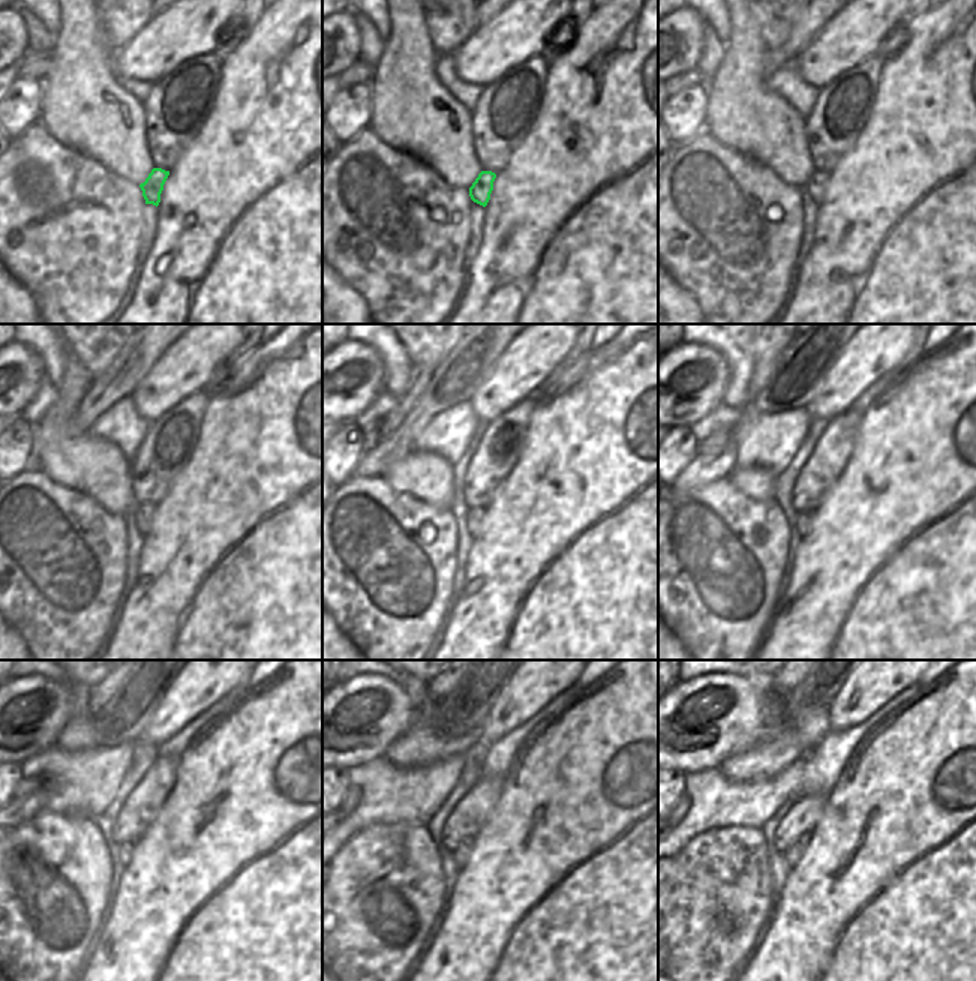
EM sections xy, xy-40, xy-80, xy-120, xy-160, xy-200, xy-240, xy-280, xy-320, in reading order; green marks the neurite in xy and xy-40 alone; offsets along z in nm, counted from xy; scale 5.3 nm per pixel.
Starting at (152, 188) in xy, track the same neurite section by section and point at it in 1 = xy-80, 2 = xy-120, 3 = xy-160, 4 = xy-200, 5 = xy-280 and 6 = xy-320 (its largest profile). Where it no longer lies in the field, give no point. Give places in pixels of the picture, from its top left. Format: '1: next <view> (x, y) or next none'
1: next xy-80 (816, 185)
2: next xy-120 (143, 513)
3: next xy-160 (474, 516)
4: next xy-200 (804, 519)
5: next xy-280 (461, 854)
6: next xy-320 (792, 857)

